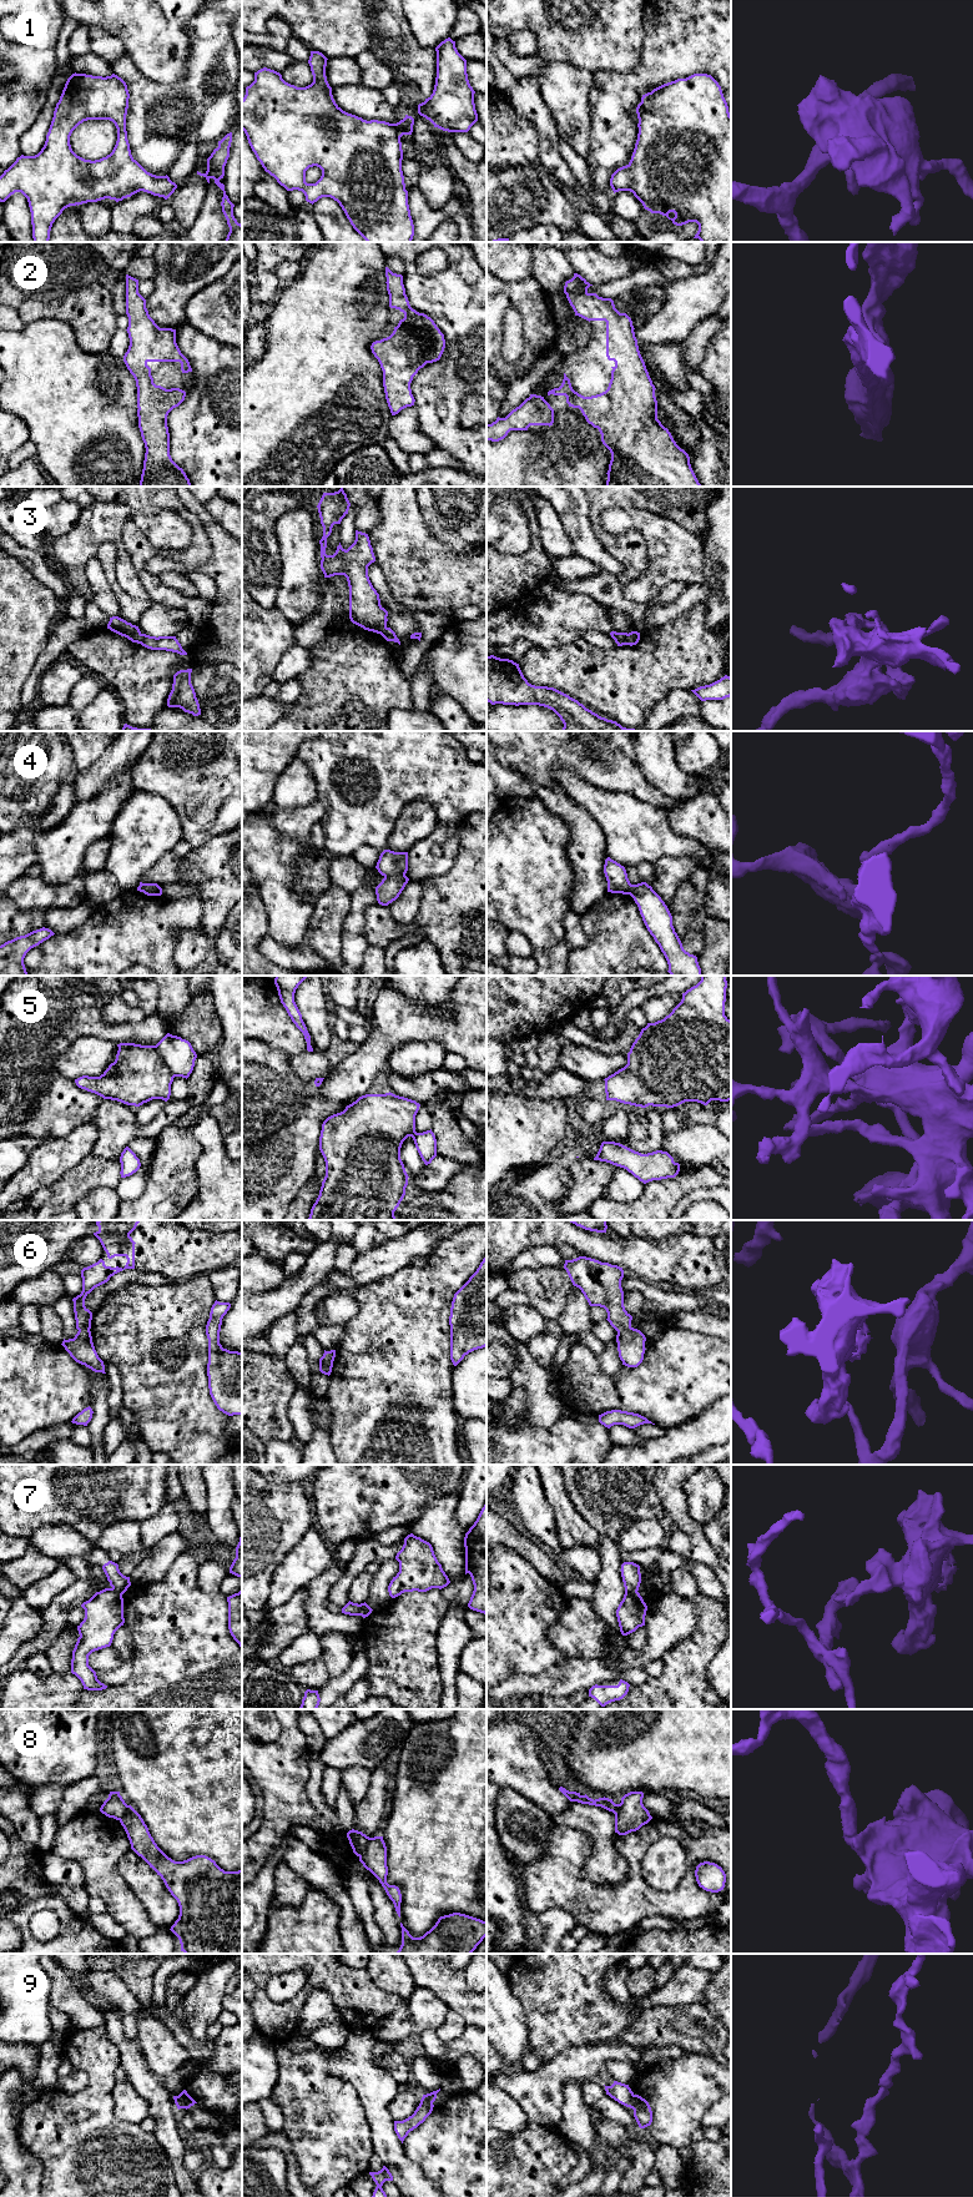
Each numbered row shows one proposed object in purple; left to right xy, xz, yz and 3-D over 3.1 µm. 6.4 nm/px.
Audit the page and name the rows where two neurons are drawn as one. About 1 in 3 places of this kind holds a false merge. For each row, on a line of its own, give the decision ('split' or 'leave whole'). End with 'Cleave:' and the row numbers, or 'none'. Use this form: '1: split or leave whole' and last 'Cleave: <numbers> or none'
1: leave whole
2: leave whole
3: split
4: split
5: leave whole
6: leave whole
7: split
8: split
9: split
Cleave: 3, 4, 7, 8, 9

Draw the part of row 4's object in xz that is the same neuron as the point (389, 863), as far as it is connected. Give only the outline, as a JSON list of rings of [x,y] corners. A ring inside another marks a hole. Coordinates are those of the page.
[[[384,850],[379,856],[375,868],[384,877],[405,875],[408,871],[408,852]]]

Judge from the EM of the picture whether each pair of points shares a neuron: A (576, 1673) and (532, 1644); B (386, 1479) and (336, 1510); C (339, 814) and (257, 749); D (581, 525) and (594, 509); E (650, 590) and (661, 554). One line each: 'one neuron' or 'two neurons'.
A: two neurons
B: one neuron
C: two neurons
D: two neurons
E: one neuron

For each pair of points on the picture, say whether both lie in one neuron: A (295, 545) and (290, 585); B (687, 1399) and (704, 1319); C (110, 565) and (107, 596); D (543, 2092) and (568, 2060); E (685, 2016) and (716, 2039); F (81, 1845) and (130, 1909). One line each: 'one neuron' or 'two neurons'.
A: one neuron
B: two neurons
C: two neurons
D: one neuron
E: one neuron
F: one neuron

